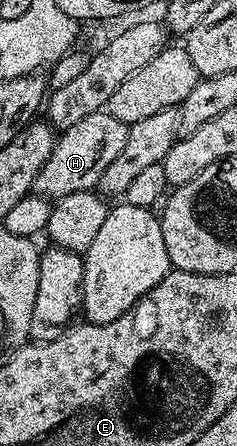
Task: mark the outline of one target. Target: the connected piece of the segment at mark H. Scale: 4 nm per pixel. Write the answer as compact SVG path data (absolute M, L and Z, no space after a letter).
M106 110L89 114L89 118L81 118L73 126L62 129L58 133L53 154L35 179L34 191L40 196L58 198L65 194L90 192L98 185L101 174L105 174L109 162L125 150L128 125L121 123Z

